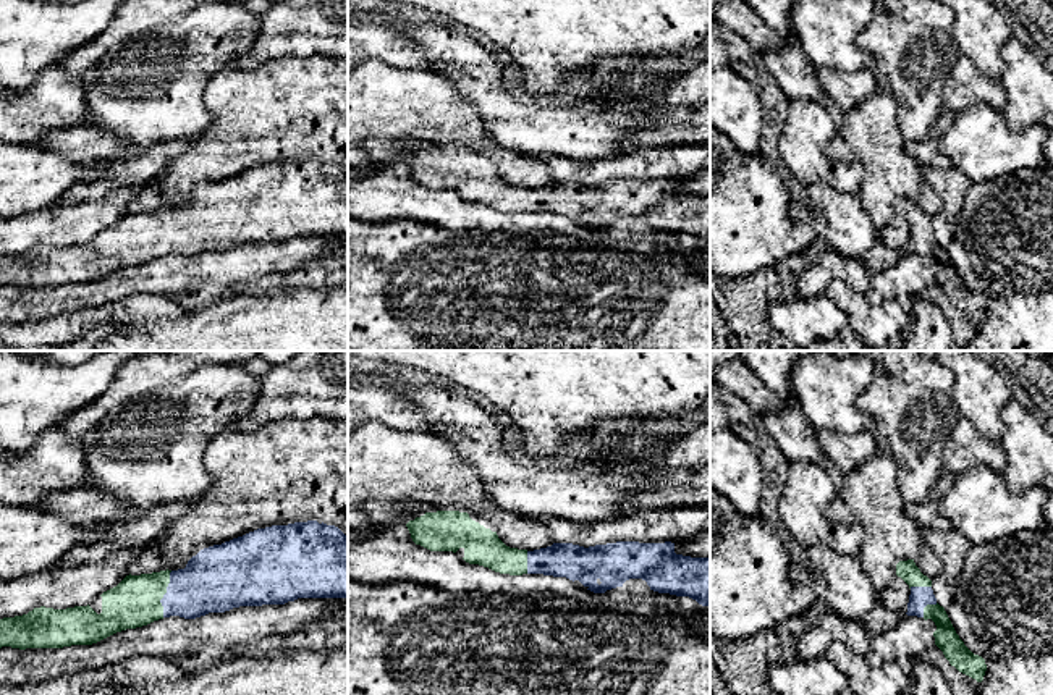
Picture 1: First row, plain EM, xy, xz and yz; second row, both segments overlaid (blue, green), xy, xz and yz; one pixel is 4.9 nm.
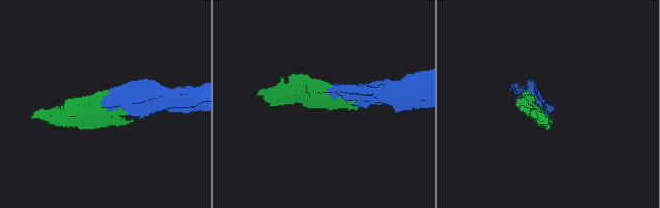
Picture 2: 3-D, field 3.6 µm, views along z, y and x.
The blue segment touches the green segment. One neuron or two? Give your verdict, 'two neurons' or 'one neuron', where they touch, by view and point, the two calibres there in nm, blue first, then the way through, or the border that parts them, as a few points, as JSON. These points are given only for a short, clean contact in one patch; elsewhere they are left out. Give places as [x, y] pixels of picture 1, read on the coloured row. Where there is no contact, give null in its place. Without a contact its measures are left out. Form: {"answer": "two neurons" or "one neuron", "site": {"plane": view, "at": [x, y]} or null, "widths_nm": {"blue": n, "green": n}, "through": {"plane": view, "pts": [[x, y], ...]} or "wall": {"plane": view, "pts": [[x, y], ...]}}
{"answer": "one neuron", "site": {"plane": "xy", "at": [165, 593]}, "widths_nm": {"blue": 320, "green": 240}}

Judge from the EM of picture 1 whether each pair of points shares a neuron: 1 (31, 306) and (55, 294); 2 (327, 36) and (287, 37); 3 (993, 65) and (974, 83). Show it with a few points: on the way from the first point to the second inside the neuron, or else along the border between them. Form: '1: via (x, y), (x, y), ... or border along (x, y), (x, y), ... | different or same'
1: via (38, 303), (49, 301) | same
2: via (317, 36), (296, 36) | same
3: border along (963, 52), (985, 75), (998, 80) | different

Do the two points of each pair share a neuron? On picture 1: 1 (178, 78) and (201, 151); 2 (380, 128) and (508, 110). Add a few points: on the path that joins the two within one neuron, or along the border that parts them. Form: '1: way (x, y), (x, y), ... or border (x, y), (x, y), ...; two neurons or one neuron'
1: border (204, 99), (212, 122), (199, 134), (190, 138); two neurons
2: border (469, 101), (482, 128), (500, 146); two neurons

